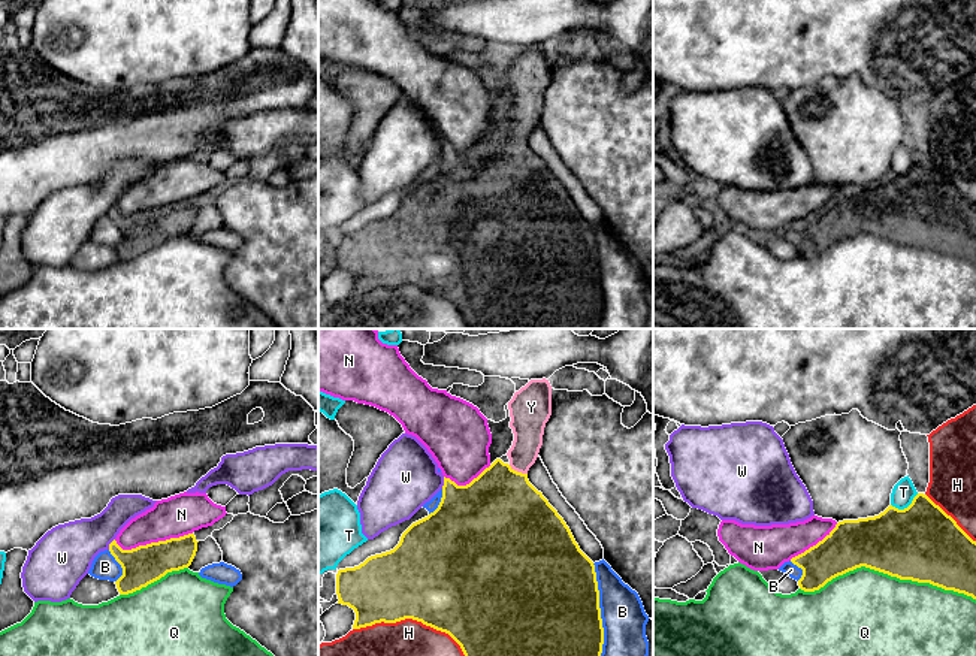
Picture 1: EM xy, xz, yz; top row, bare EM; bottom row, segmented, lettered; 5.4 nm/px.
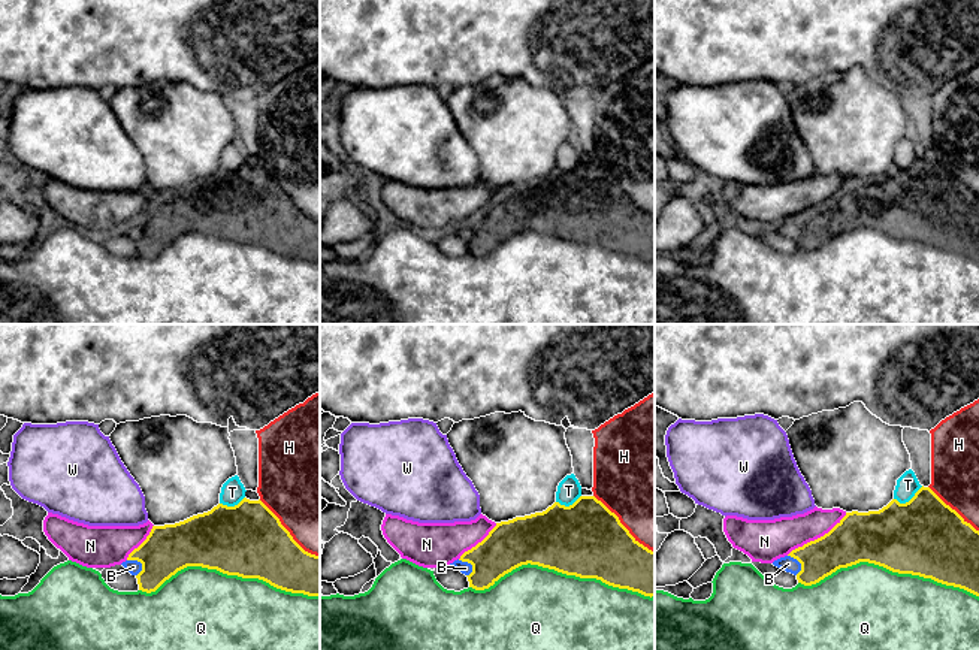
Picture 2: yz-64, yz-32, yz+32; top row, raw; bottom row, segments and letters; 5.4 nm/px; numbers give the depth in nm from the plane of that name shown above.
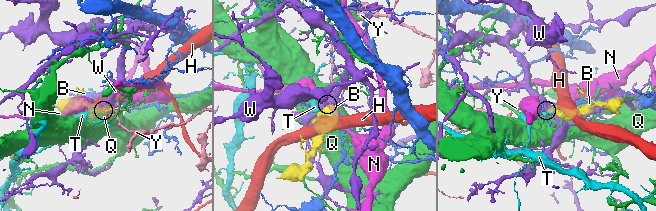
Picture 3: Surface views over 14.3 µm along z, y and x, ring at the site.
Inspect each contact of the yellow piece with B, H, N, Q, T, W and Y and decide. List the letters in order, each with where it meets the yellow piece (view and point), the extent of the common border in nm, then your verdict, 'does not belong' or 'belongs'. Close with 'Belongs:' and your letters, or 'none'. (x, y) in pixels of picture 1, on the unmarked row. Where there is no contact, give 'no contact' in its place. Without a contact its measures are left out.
B: contact xz (600, 278); length 550 nm; does not belong
H: contact xz (414, 284); length 650 nm; does not belong
N: contact xy (153, 208); length 420 nm; does not belong
Q: contact yz (888, 239); length 950 nm; does not belong
T: contact yz (905, 174); length 170 nm; does not belong
W: contact xz (444, 148); length 70 nm; does not belong
Y: contact xz (516, 136); length 120 nm; belongs
Belongs: Y

